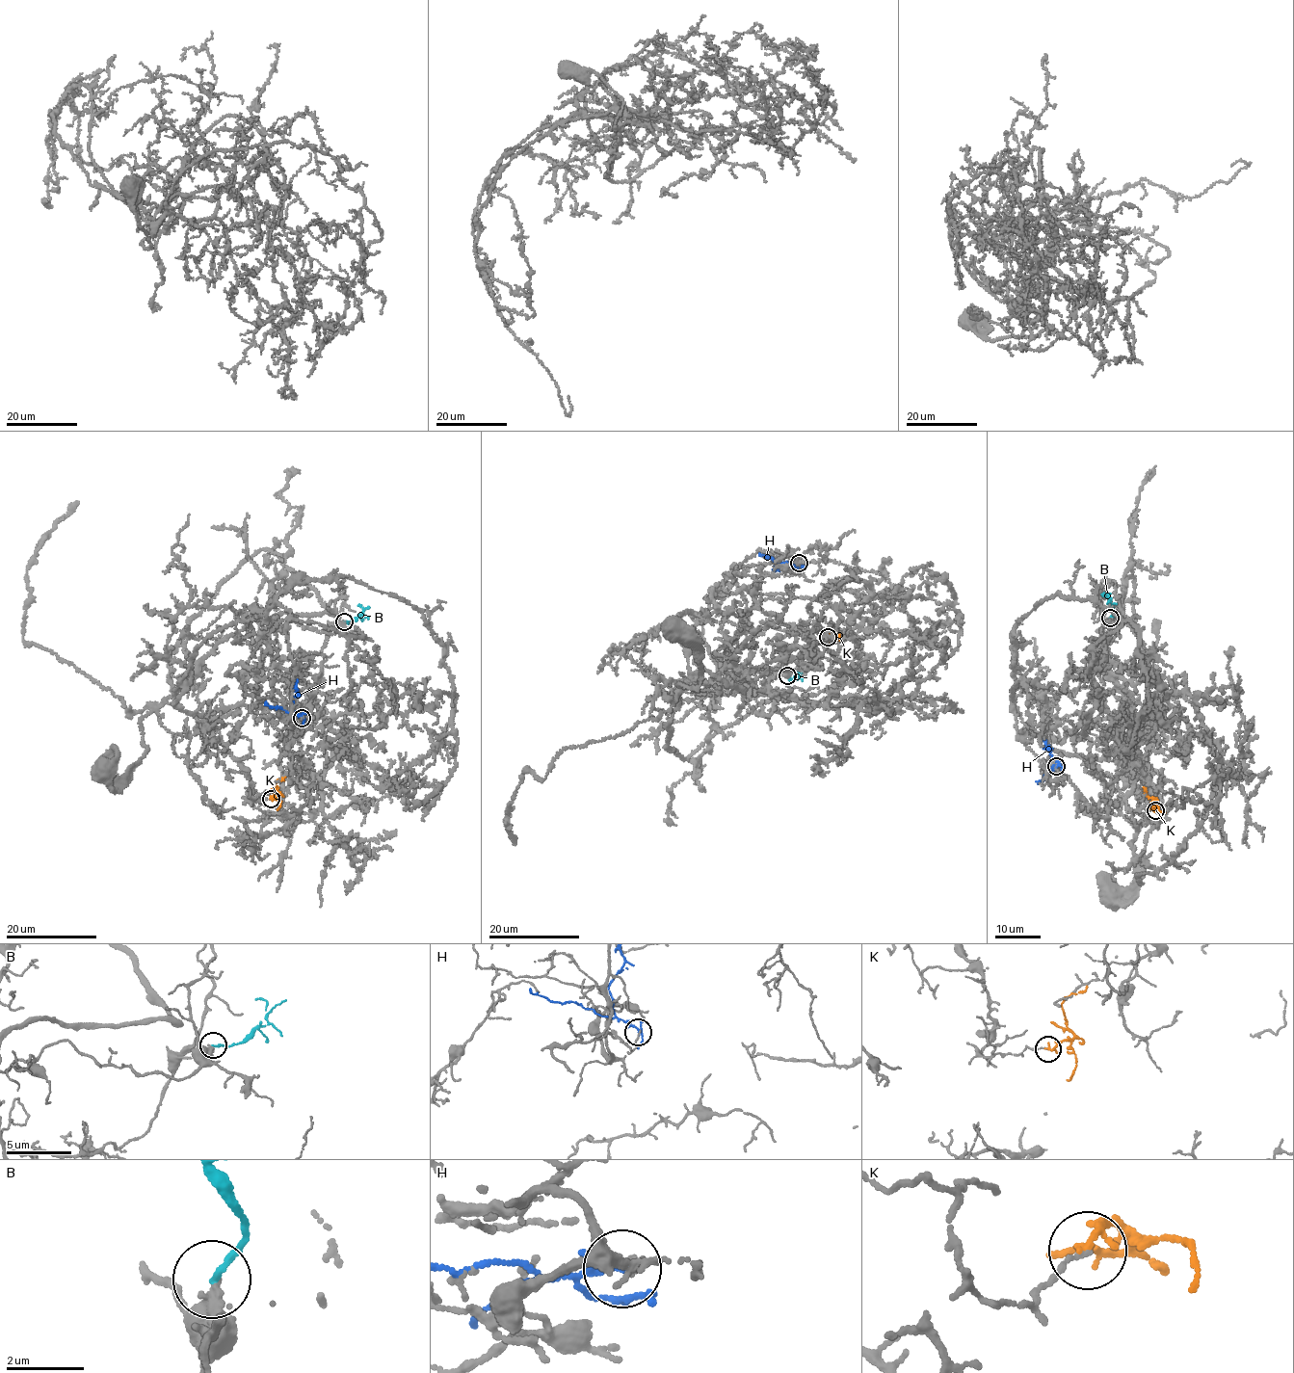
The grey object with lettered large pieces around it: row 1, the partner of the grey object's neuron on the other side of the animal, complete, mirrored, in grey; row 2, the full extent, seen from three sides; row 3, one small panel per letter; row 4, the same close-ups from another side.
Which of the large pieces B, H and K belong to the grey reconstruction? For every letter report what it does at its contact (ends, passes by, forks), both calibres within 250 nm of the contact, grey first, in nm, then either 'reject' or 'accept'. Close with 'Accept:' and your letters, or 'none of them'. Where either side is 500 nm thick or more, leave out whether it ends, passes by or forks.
B: it ends; calibres 380 and 140 nm; reject
H: it passes by; calibres 100 and 120 nm; reject
K: it ends; calibres 100 and 190 nm; reject
Accept: none of them

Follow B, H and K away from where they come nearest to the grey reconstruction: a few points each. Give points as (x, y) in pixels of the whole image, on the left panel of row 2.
B: (344, 621), (353, 621), (369, 606)
H: (302, 718), (293, 710), (292, 704), (297, 694), (294, 690), (297, 679)
K: (271, 799), (277, 795), (277, 781), (284, 777)

